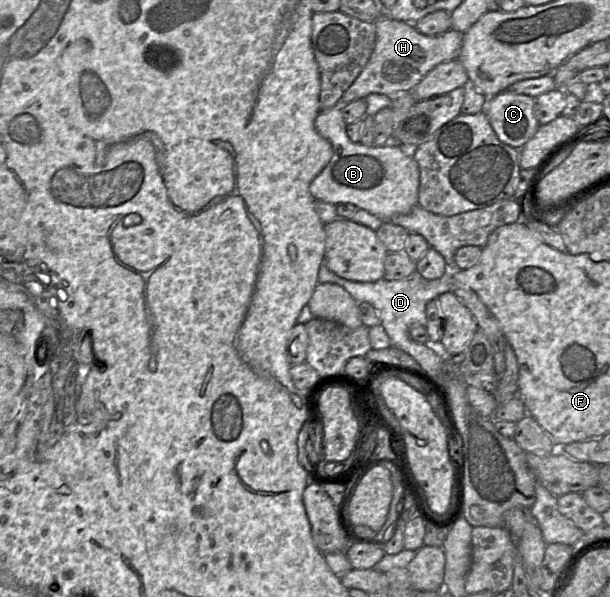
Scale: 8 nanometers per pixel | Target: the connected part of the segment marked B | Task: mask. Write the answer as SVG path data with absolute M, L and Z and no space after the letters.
M344 101L328 109L322 109L315 119L315 128L333 146L333 156L325 168L312 180L309 190L315 200L332 204L352 203L384 221L409 213L418 205L420 168L412 155L412 149L398 143L366 146L354 142L347 133L347 123L342 115Z

